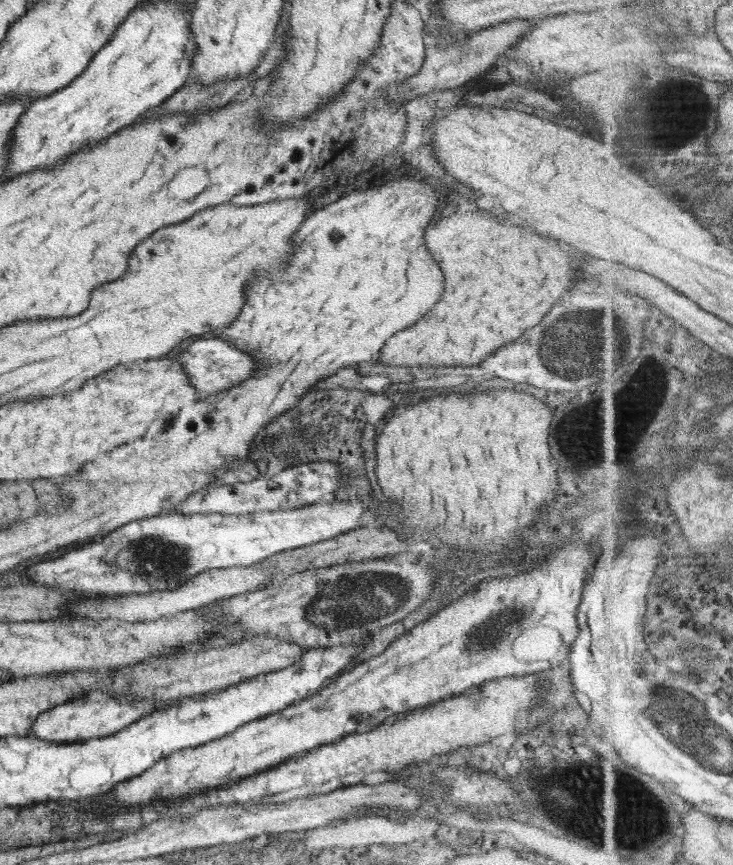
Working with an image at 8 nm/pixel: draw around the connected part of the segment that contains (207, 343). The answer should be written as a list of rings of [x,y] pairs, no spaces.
[[[215,334],[208,340],[198,340],[188,346],[188,350],[180,350],[180,362],[184,364],[190,383],[198,389],[198,397],[208,398],[214,392],[220,392],[226,388],[232,388],[236,384],[240,384],[242,380],[248,380],[250,376],[254,376],[256,368],[262,366],[262,363],[256,363],[253,355],[240,350],[232,343],[220,339]]]

